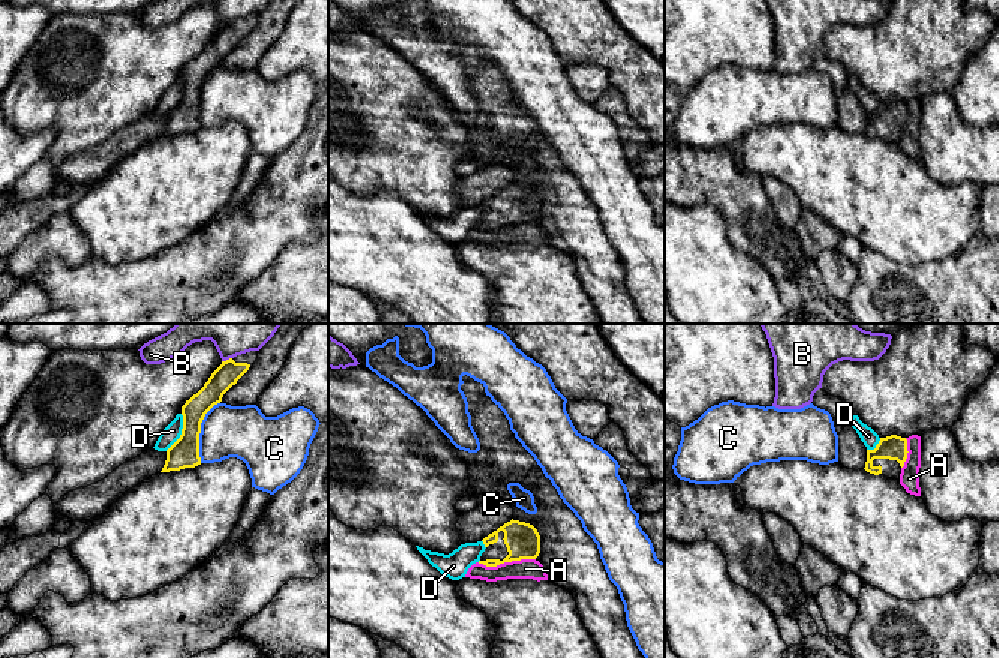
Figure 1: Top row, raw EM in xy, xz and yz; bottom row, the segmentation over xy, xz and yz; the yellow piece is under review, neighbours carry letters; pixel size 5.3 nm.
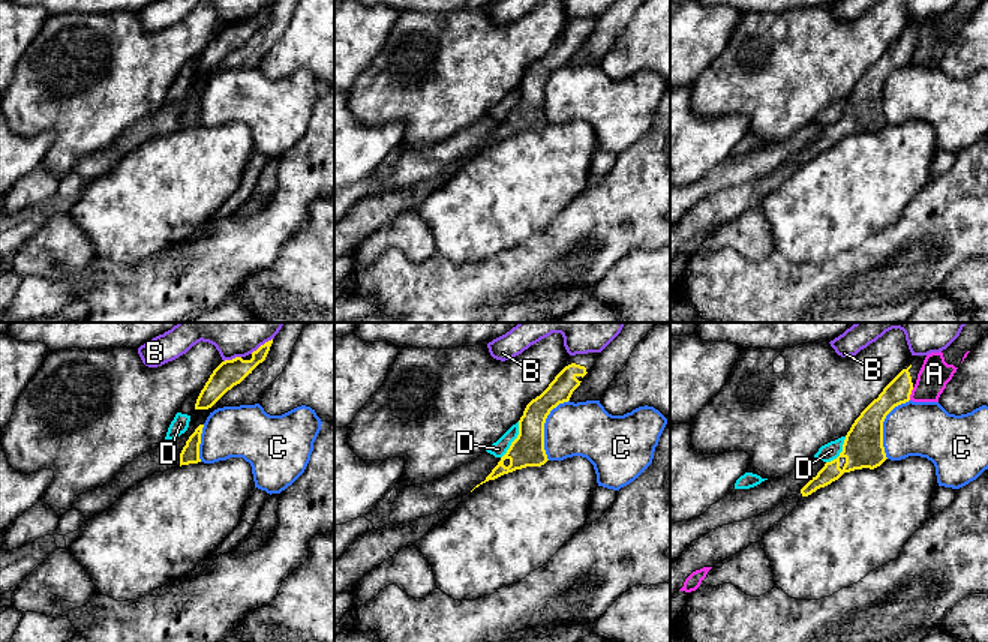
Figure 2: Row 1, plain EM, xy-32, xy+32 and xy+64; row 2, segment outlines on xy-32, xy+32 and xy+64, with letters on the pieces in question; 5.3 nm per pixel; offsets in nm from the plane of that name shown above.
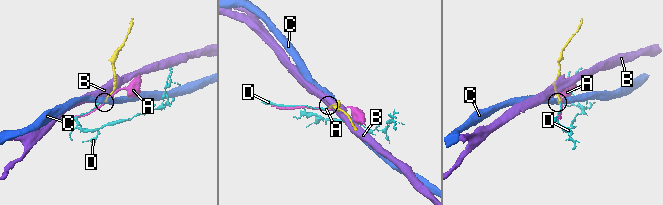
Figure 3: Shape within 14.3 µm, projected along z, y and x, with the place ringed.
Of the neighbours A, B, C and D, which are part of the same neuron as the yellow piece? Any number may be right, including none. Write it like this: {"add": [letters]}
{"add": []}

